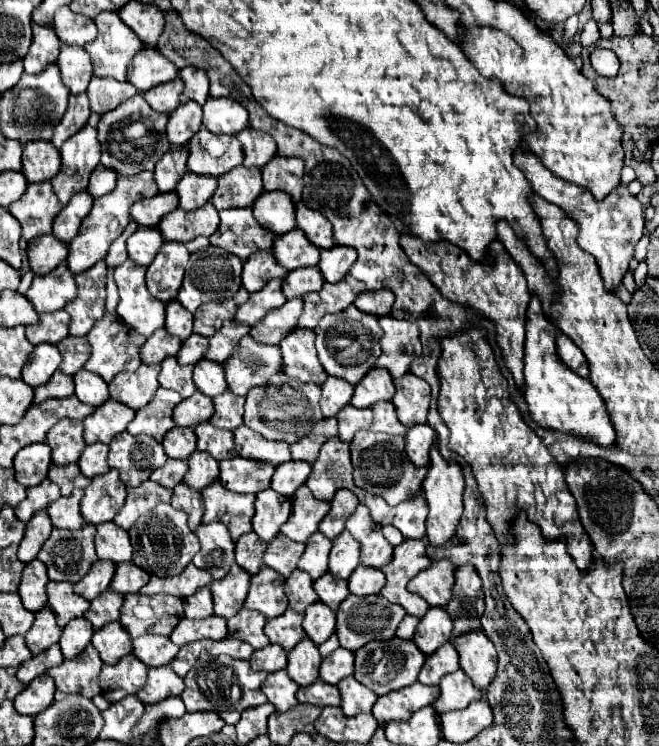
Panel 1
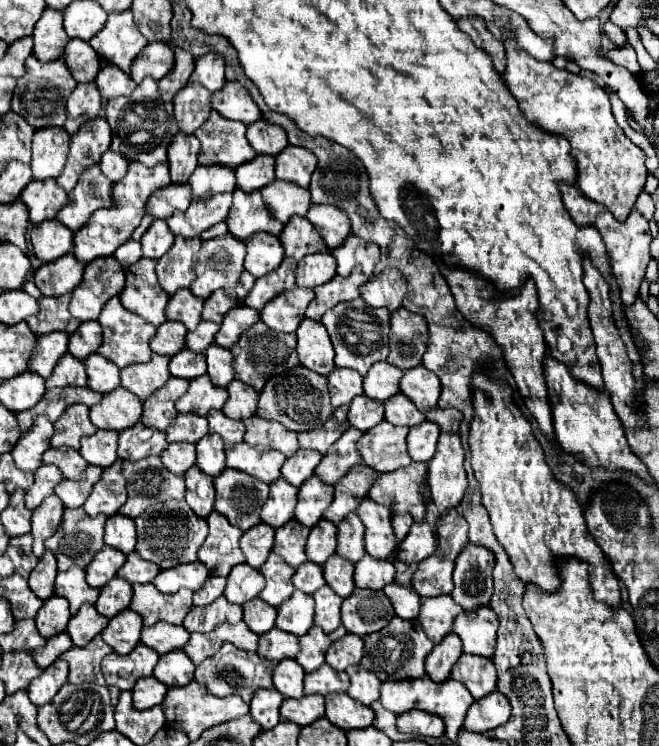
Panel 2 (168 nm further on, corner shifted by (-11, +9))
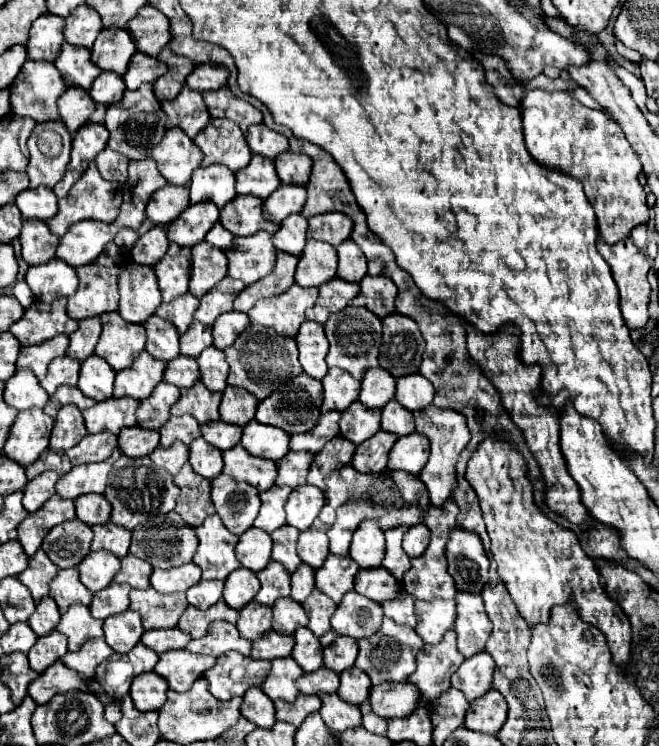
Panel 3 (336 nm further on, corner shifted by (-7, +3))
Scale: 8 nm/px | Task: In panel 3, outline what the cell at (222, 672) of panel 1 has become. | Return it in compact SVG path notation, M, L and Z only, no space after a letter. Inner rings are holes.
M223 654L215 666L205 670L203 678L209 682L209 692L219 700L243 696L247 688L261 686L271 670L271 662L259 662L241 654Z

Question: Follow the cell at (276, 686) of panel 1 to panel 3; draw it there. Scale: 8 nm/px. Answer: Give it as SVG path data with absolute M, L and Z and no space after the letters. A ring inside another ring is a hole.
M279 658L273 662L273 668L261 686L261 690L271 698L271 700L285 700L285 702L295 702L297 698L297 688L295 680L303 674L301 666L293 658Z

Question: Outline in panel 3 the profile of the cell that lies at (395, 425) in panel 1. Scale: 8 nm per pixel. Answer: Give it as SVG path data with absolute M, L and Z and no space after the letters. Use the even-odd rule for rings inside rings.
M391 400L381 410L381 428L385 432L393 432L397 436L407 436L407 434L415 432L413 414L407 408L399 406L397 400Z

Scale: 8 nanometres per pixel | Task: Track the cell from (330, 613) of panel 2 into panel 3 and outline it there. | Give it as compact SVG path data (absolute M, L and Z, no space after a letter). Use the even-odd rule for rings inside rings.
M315 590L311 594L311 598L307 598L307 602L303 602L303 608L309 616L309 624L307 628L321 638L323 634L327 634L331 630L331 616L335 612L335 602L331 602L331 598L327 598L325 594L321 594L319 590Z

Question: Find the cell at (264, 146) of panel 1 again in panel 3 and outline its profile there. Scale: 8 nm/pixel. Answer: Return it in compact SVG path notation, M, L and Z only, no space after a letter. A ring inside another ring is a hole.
M257 124L257 126L247 128L245 140L247 140L247 144L249 144L249 148L251 148L253 154L261 154L261 156L271 158L271 160L277 154L289 150L287 138L283 134L279 134L279 132L273 132L265 124Z

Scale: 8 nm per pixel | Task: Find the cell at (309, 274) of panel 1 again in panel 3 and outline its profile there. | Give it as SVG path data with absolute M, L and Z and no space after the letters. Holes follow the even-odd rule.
M307 242L303 254L299 256L299 264L295 270L295 284L303 288L311 288L313 284L325 284L335 278L337 270L337 254L333 246L325 242Z

